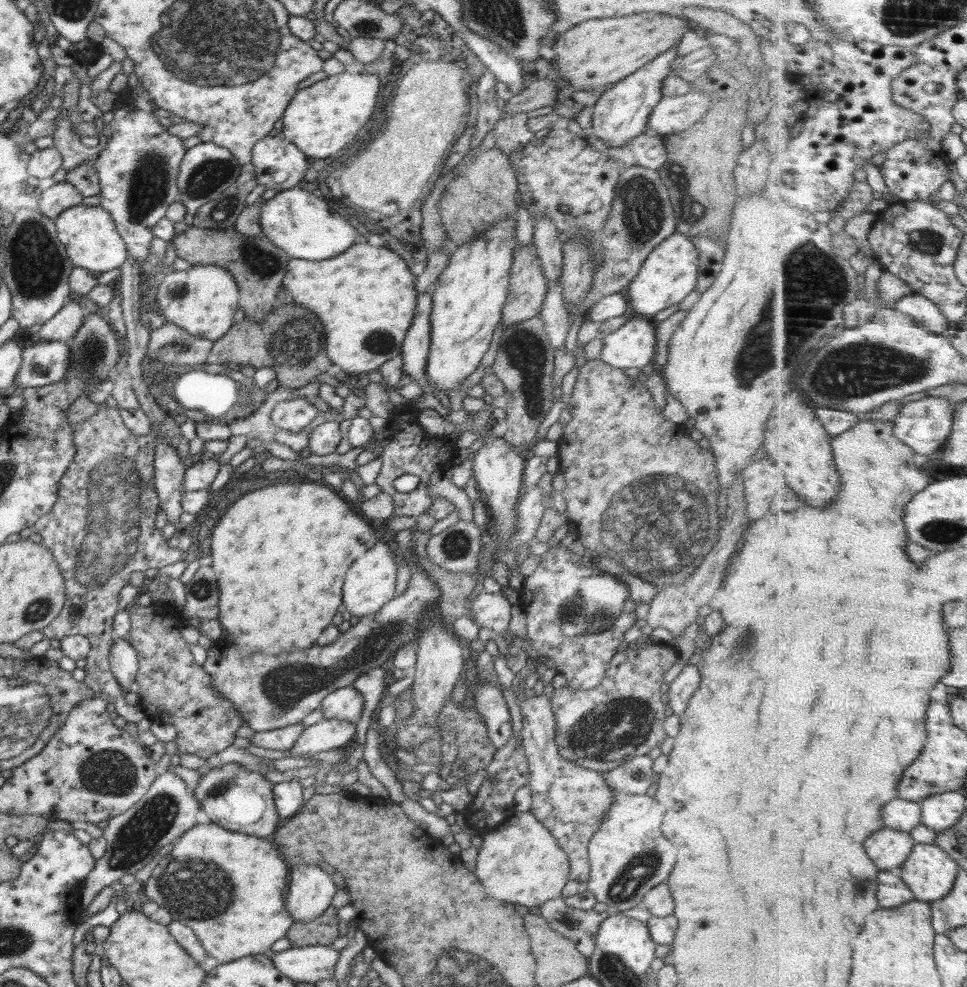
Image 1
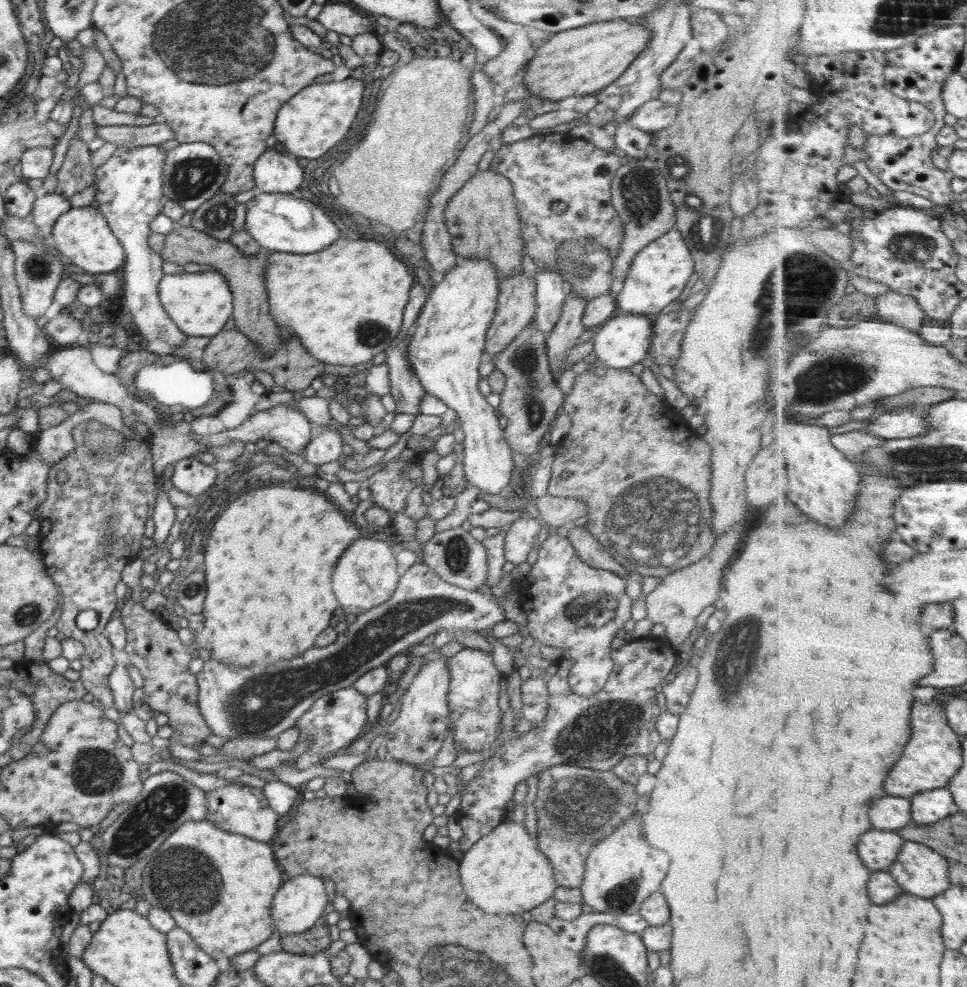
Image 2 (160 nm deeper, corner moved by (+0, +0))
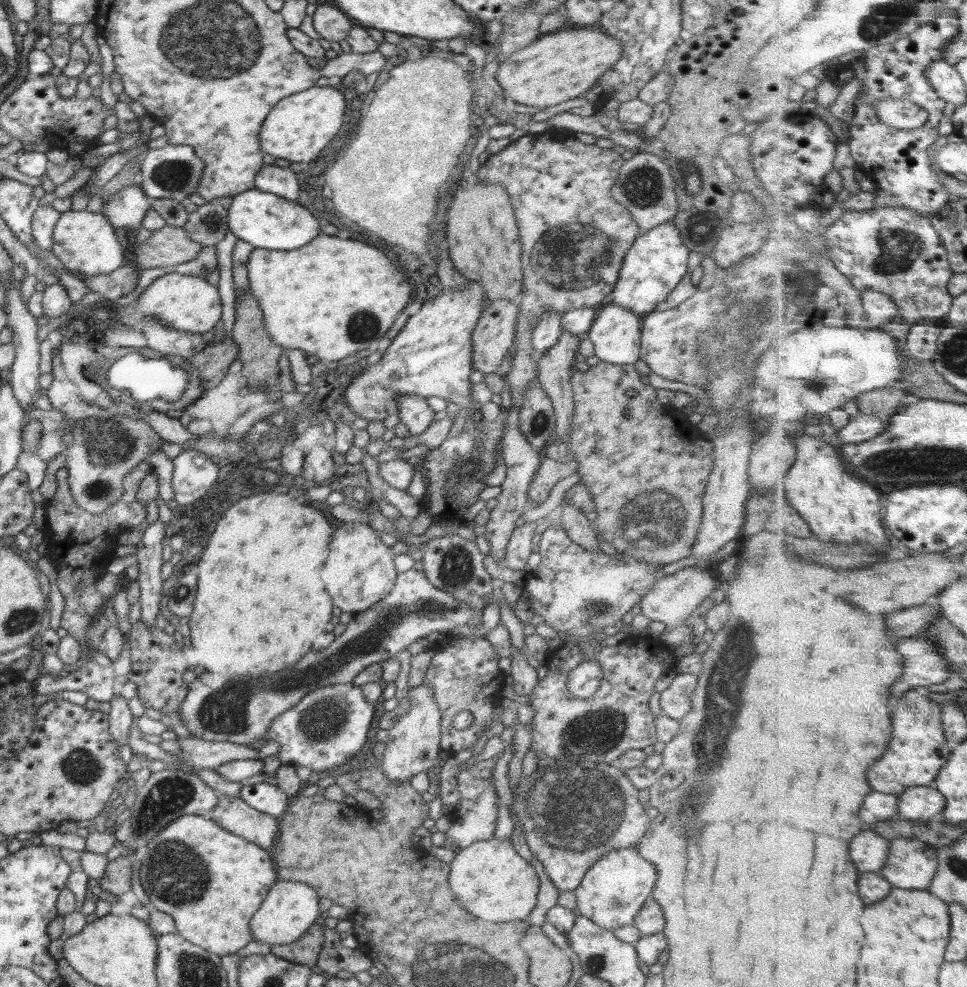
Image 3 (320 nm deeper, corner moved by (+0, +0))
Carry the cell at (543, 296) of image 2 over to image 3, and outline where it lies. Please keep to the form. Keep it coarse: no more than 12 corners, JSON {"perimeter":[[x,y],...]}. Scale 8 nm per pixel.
{"perimeter":[[546,311],[531,336],[533,356],[544,356],[562,334],[564,313]]}

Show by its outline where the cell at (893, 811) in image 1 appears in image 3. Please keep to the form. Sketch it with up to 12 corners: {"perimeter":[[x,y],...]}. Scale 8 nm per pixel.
{"perimeter":[[874,791],[859,816],[870,825],[899,818],[901,796]]}

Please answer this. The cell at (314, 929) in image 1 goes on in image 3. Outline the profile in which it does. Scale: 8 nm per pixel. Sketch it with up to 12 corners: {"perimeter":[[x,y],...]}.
{"perimeter":[[314,923],[296,942],[274,945],[270,953],[312,967],[323,942]]}

